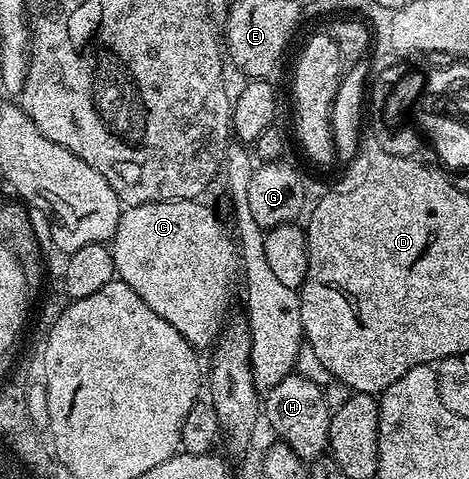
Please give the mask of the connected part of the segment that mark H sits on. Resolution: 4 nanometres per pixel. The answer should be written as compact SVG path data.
M297 373L287 375L269 390L261 403L265 423L276 431L278 442L289 445L304 461L319 458L329 447L329 425L332 409L326 404L324 388Z

